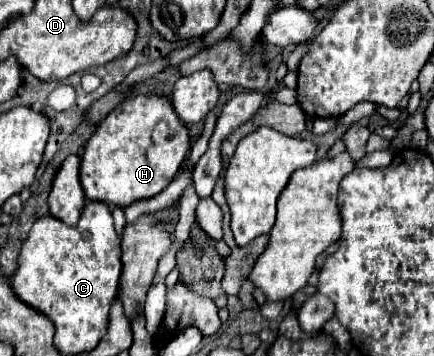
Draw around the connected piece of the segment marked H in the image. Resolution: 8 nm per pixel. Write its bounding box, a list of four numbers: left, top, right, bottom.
[79,94,189,208]

